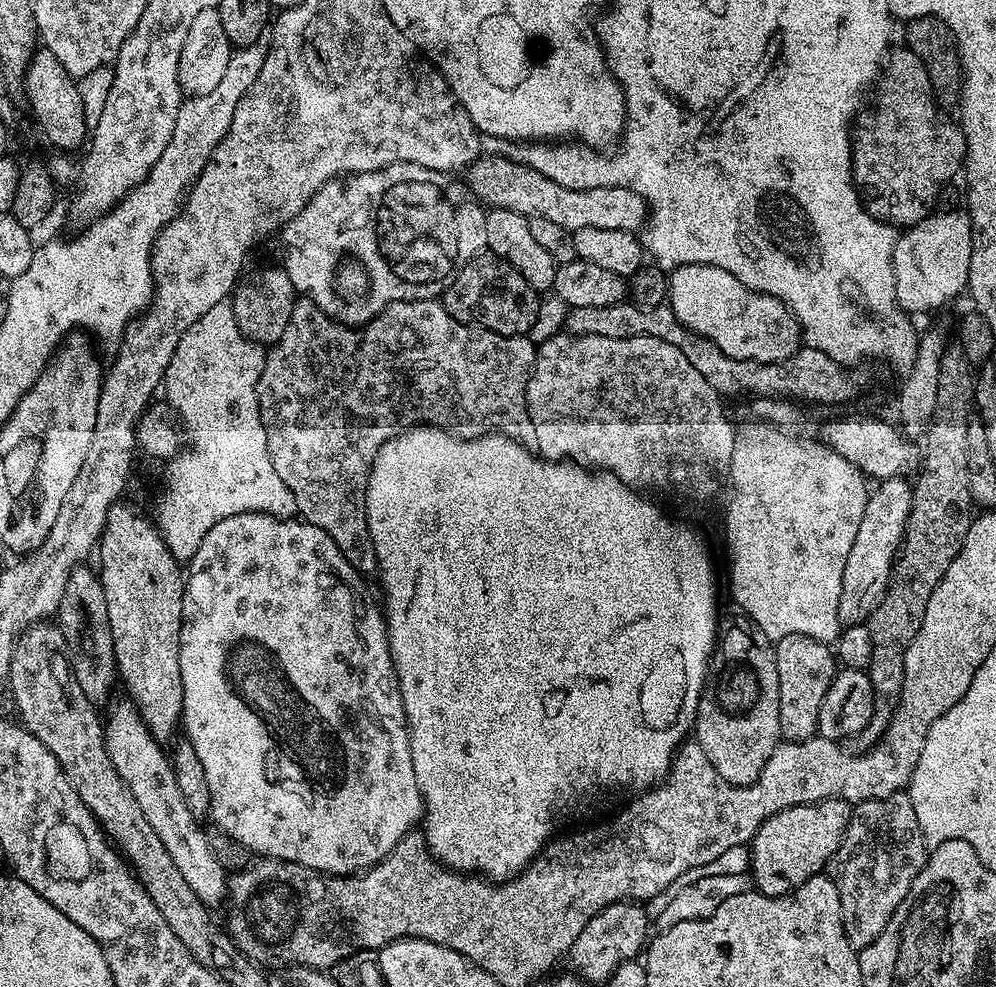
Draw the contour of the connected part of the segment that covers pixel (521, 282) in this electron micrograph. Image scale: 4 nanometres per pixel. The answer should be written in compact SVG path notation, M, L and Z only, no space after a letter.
M491 254L473 256L451 277L450 283L442 292L444 308L453 313L458 322L483 328L485 332L496 332L500 336L528 336L536 324L536 315L540 312L540 300L538 293L528 285L526 278L522 278L522 274L518 274L518 270L514 270L514 266Z

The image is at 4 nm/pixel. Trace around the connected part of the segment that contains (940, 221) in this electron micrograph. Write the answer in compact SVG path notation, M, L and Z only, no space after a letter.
M967 211L940 212L911 225L896 238L892 269L896 303L909 314L932 312L948 304L968 287L972 223Z

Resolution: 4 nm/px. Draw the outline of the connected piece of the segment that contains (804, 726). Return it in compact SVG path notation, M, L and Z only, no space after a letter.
M790 634L786 638L775 641L774 647L776 650L776 665L778 666L778 722L780 723L780 734L789 744L801 744L813 739L818 733L818 710L822 710L822 698L826 698L826 690L830 690L830 682L835 678L838 671L838 660L829 645L818 642L814 638L806 638L806 634Z

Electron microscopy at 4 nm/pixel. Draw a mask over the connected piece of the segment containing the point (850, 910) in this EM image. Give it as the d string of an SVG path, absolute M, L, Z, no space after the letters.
M897 794L853 807L846 834L830 861L830 879L840 899L840 923L851 951L860 953L882 934L925 859L924 835L909 796Z

